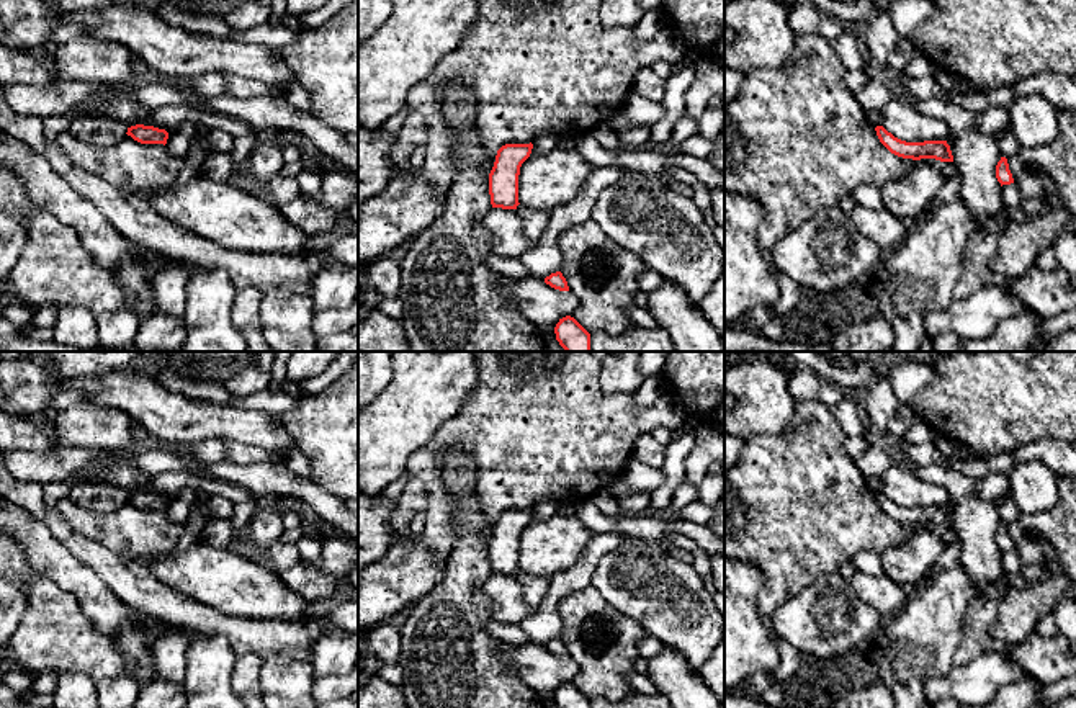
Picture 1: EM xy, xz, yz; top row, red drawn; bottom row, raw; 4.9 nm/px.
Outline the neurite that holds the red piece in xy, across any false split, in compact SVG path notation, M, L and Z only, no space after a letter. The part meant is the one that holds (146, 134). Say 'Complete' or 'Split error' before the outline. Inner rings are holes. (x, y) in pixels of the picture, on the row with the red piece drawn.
Complete. M136 124L128 128L128 136L141 144L167 144L168 132L154 126Z

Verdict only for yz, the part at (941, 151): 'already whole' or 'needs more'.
already whole

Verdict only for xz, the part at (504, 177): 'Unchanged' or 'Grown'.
Unchanged

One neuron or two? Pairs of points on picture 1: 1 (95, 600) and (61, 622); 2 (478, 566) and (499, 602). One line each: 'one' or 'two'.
1: two
2: two

